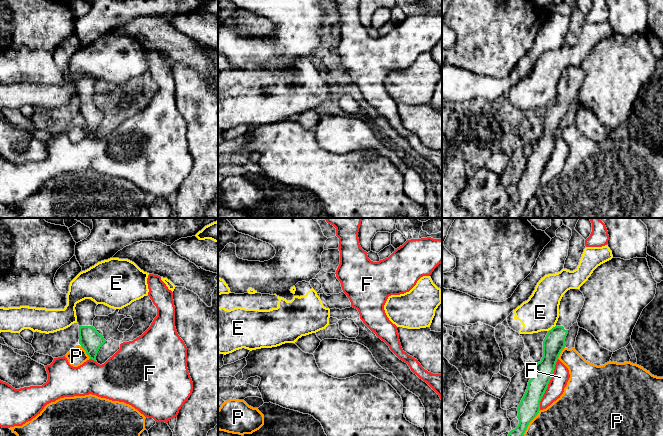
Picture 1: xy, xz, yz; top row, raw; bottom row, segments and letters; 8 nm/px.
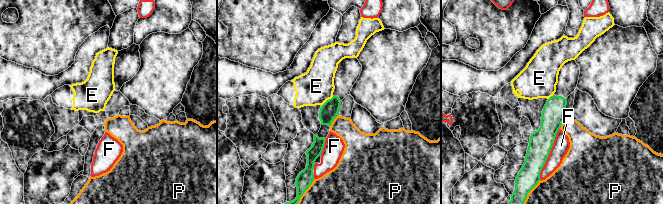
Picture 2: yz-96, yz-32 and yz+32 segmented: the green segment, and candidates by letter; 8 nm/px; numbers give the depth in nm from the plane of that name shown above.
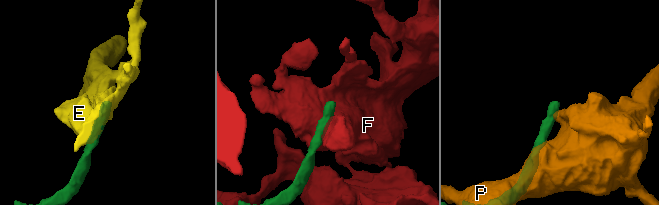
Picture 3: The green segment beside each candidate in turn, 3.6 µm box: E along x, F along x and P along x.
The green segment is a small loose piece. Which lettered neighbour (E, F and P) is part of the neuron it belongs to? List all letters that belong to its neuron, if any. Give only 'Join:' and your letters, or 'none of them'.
Join: none of them

